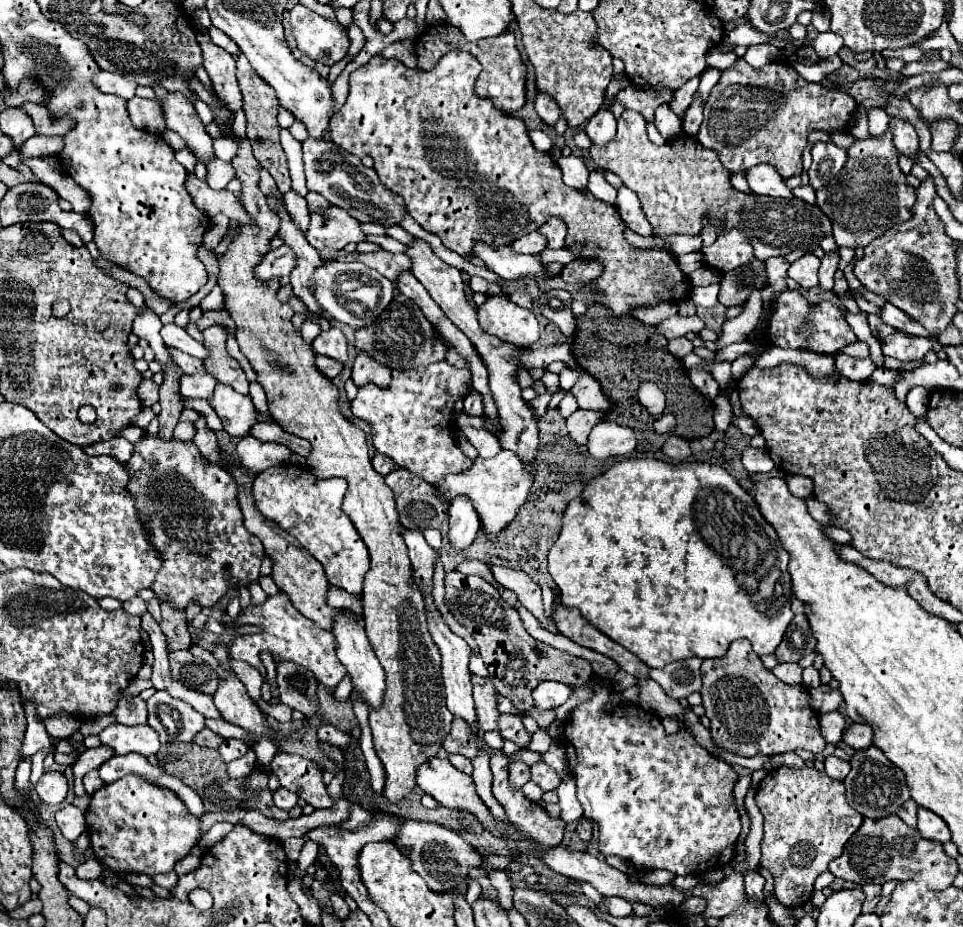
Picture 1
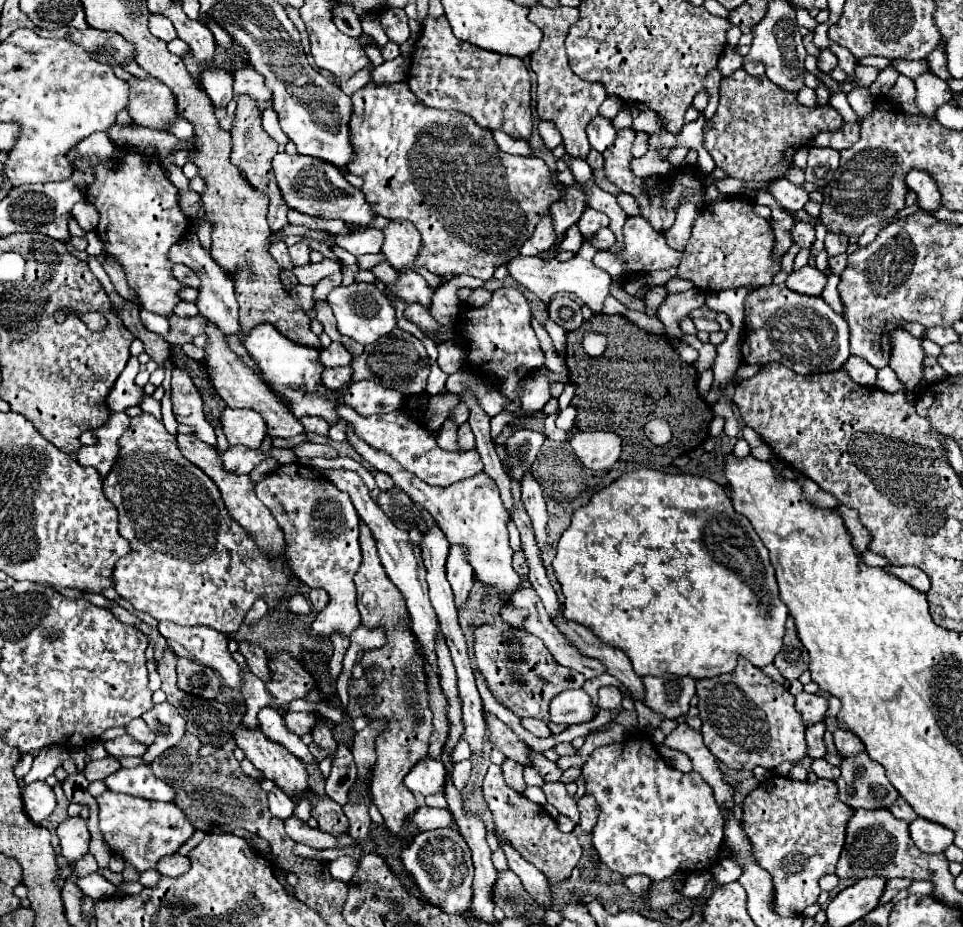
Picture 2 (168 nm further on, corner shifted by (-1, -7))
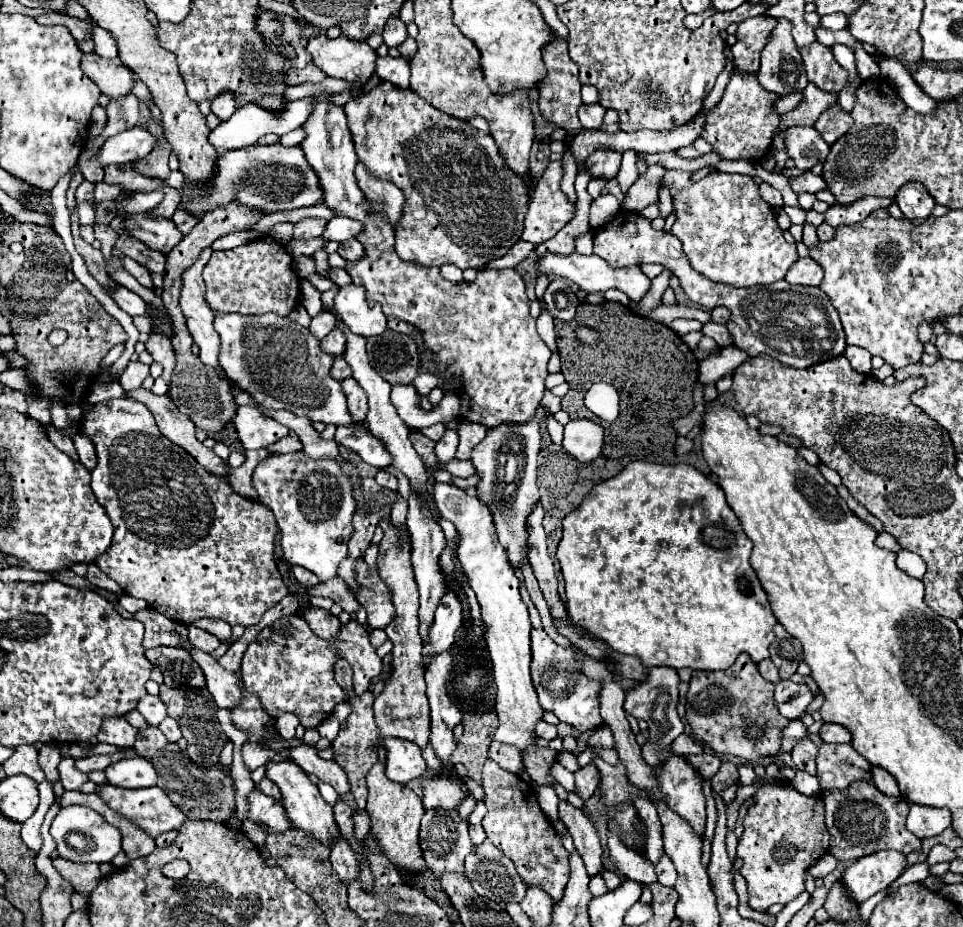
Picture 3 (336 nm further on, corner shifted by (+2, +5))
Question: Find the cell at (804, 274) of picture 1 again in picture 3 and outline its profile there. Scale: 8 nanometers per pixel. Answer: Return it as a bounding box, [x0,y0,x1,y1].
[785,258,823,286]

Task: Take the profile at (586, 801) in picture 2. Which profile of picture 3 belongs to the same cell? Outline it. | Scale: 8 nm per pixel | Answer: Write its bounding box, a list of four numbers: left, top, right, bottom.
[575,762,599,802]

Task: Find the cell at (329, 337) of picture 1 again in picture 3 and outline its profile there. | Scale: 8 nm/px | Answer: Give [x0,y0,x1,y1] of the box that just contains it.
[321,328,345,356]

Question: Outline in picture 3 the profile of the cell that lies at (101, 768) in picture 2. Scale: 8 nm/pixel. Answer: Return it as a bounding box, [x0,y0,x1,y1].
[75,754,123,772]

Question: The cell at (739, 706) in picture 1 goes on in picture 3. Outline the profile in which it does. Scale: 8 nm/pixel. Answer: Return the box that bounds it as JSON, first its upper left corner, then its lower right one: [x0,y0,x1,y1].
[685,654,789,760]

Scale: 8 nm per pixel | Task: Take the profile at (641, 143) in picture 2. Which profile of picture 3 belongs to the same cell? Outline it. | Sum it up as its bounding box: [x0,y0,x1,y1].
[616,150,640,195]

